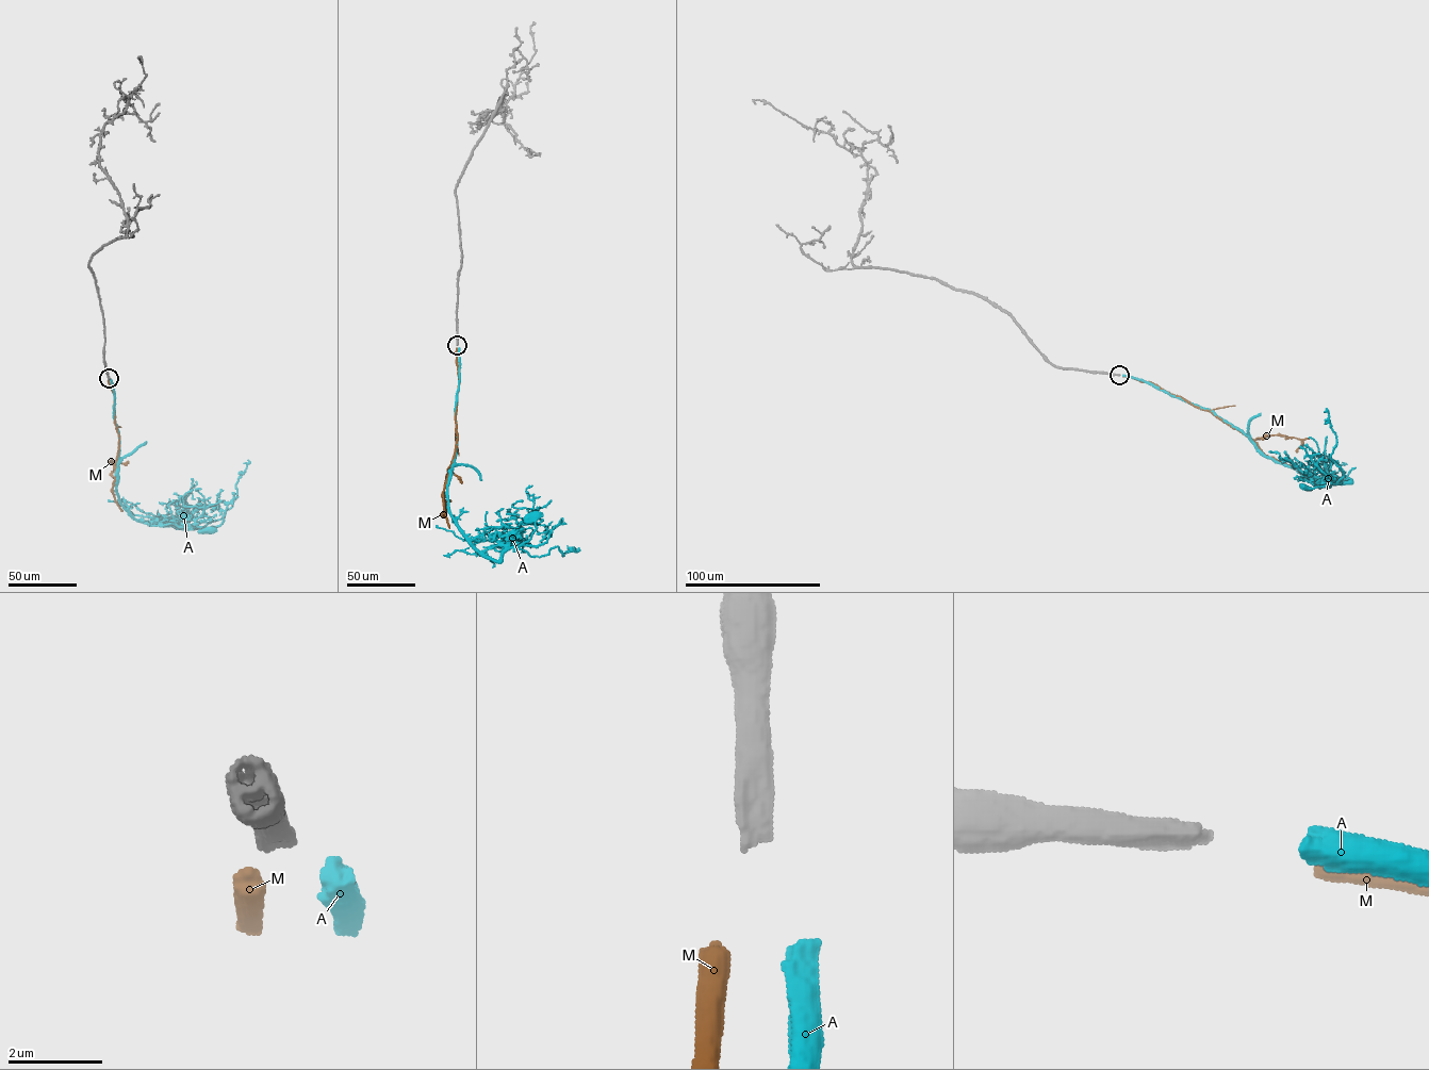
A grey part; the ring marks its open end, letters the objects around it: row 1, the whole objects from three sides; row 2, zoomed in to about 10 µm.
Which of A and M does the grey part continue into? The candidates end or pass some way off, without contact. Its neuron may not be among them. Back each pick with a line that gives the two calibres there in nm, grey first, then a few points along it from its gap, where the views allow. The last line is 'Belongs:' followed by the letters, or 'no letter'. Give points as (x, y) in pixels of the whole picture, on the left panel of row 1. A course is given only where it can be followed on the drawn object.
Belongs: no letter

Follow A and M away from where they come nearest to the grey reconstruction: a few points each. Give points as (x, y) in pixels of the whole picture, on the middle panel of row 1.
A: (458, 347), (449, 513), (469, 539), (510, 547), (530, 538), (536, 515)
M: (457, 347), (457, 437), (443, 493), (449, 528)

